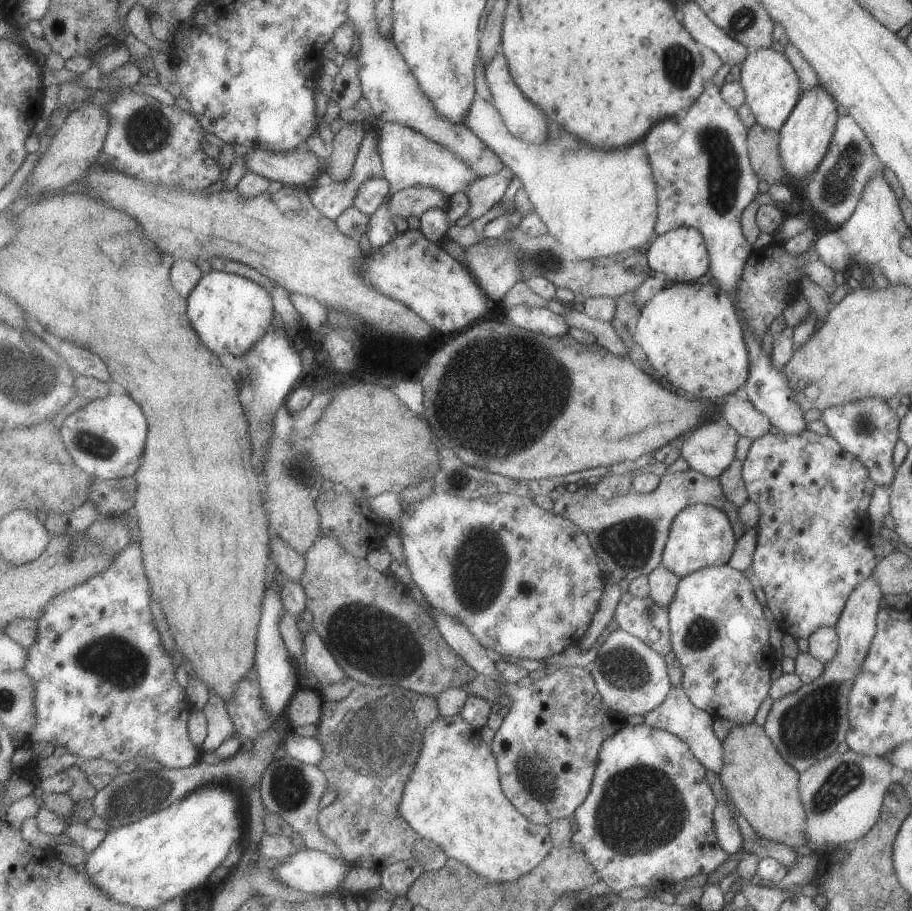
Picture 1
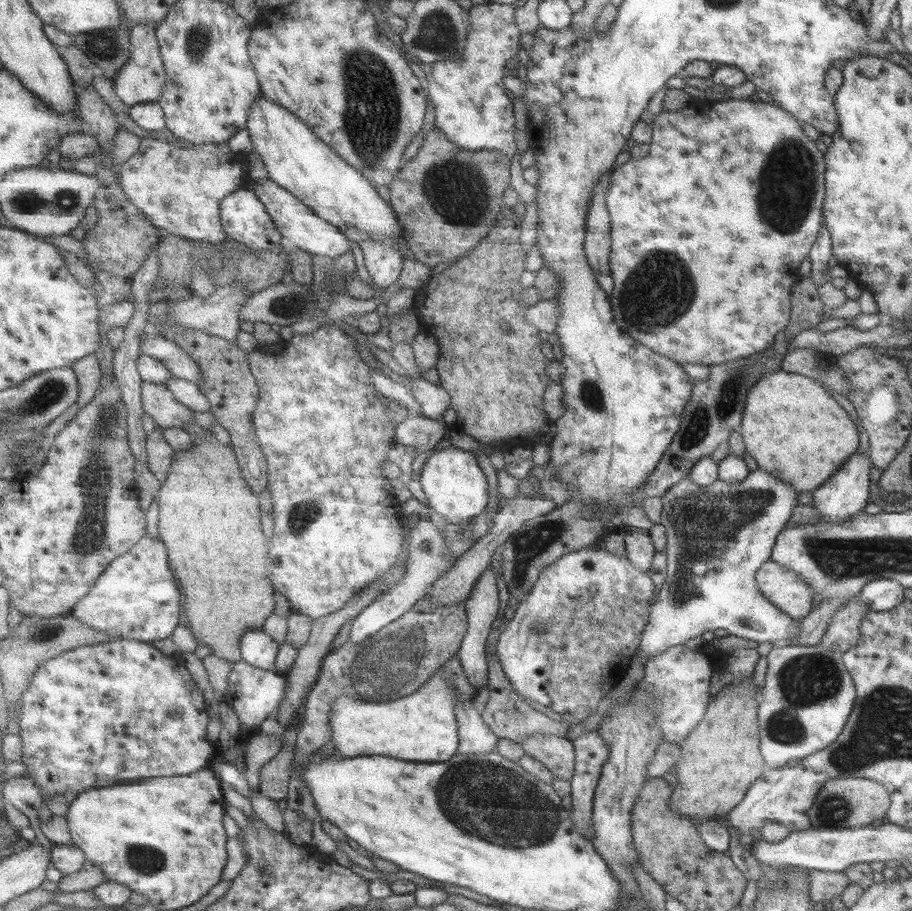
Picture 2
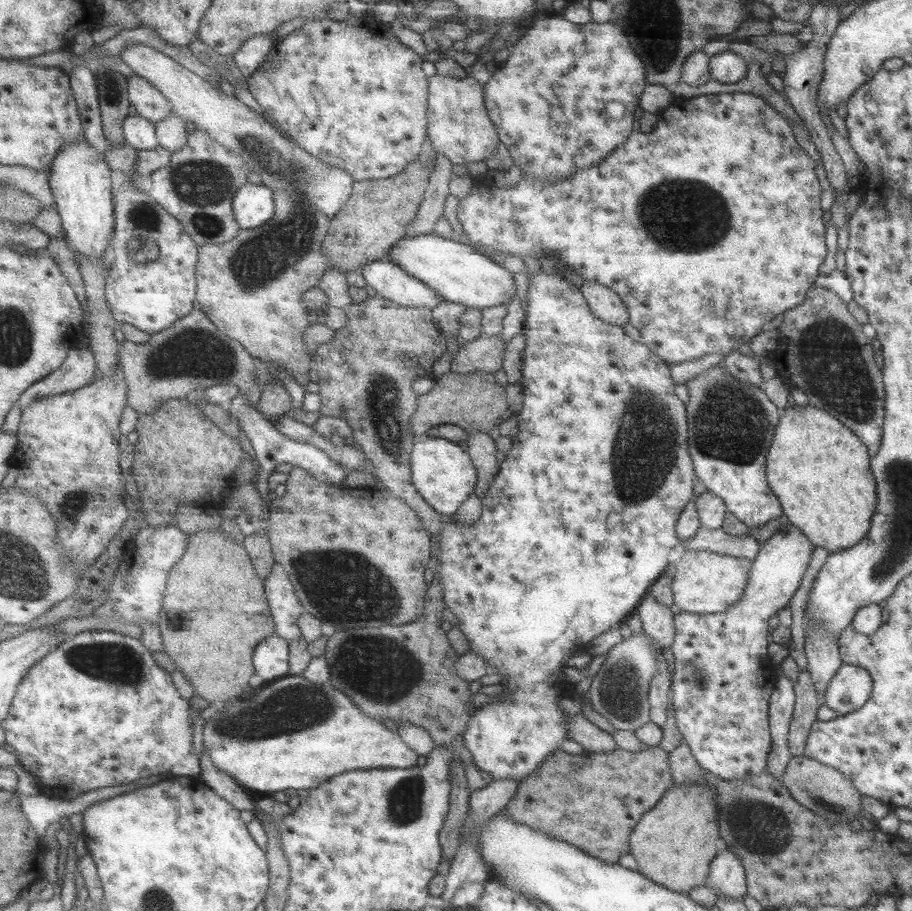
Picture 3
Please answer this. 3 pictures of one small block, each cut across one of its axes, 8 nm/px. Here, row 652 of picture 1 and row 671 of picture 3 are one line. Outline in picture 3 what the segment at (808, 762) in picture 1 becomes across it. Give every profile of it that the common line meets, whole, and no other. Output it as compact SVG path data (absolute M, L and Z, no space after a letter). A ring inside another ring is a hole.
M842 663L823 691L823 702L838 716L847 714L864 706L871 689L872 680L866 669Z

